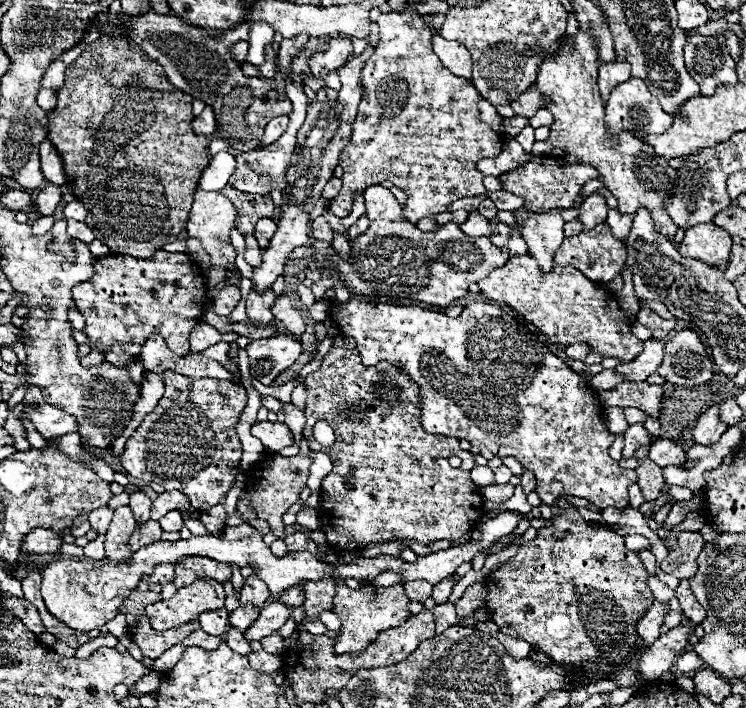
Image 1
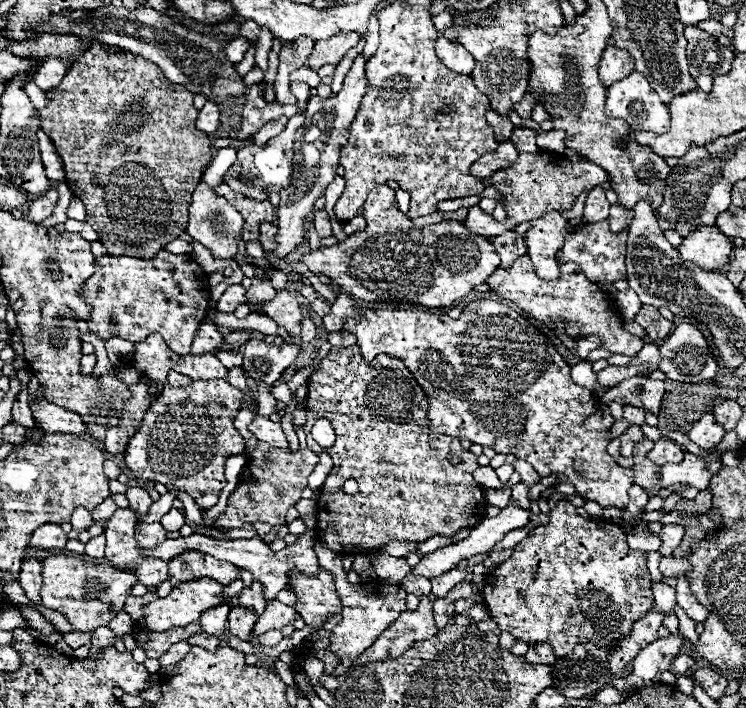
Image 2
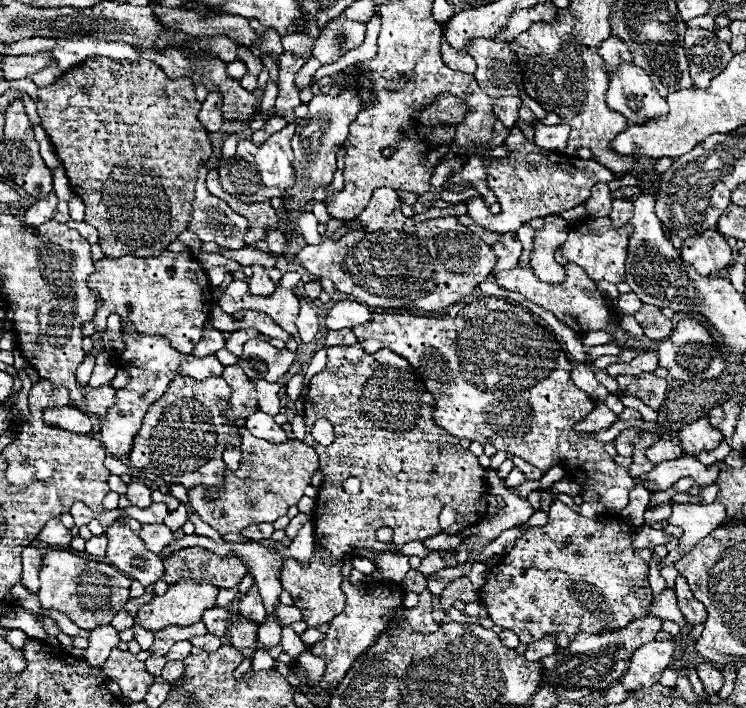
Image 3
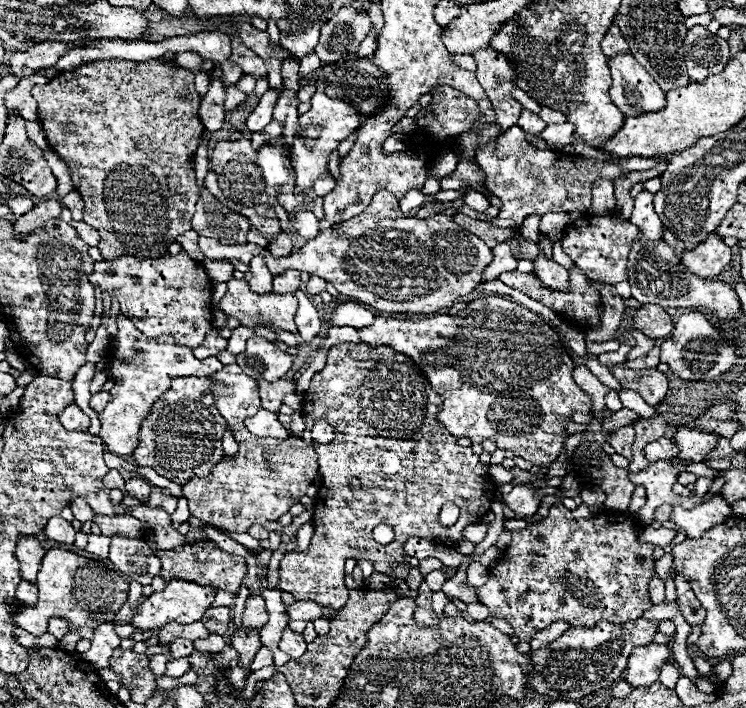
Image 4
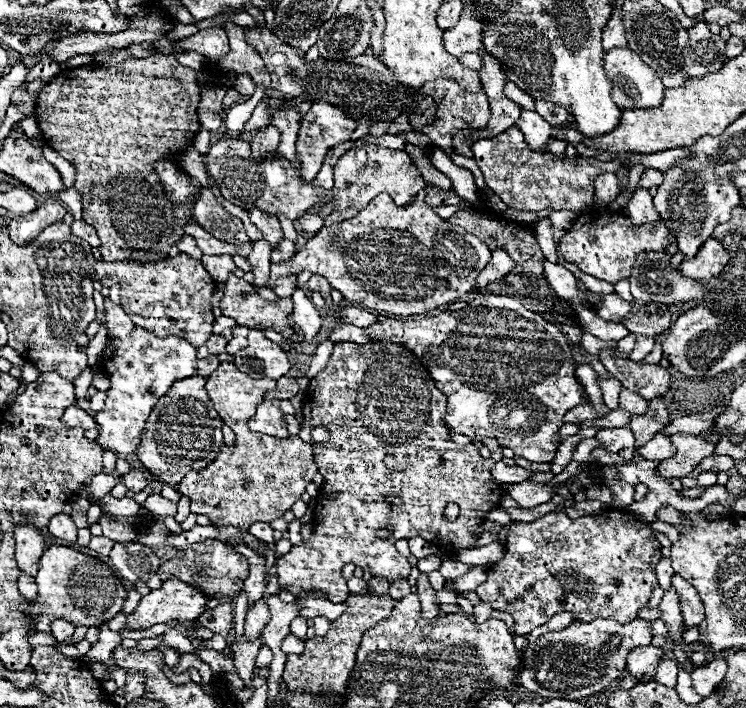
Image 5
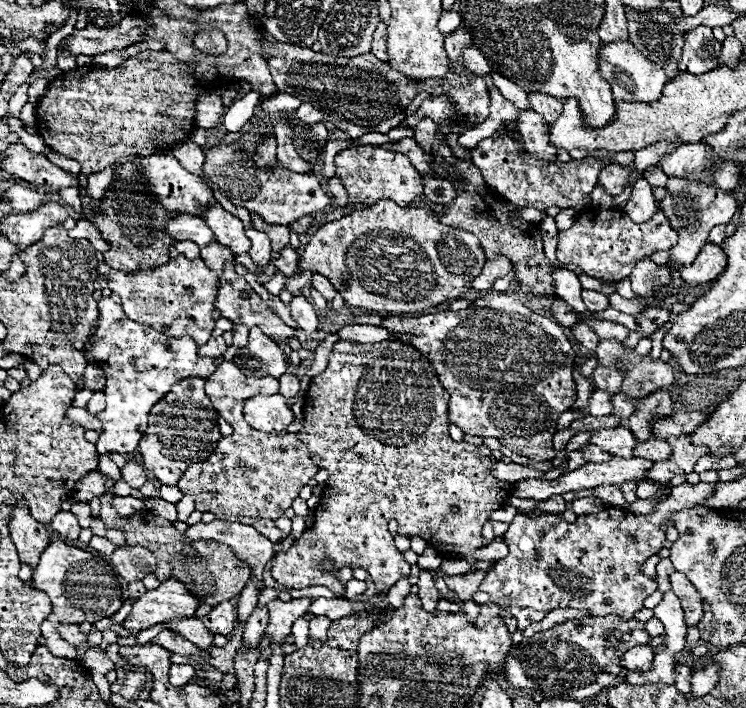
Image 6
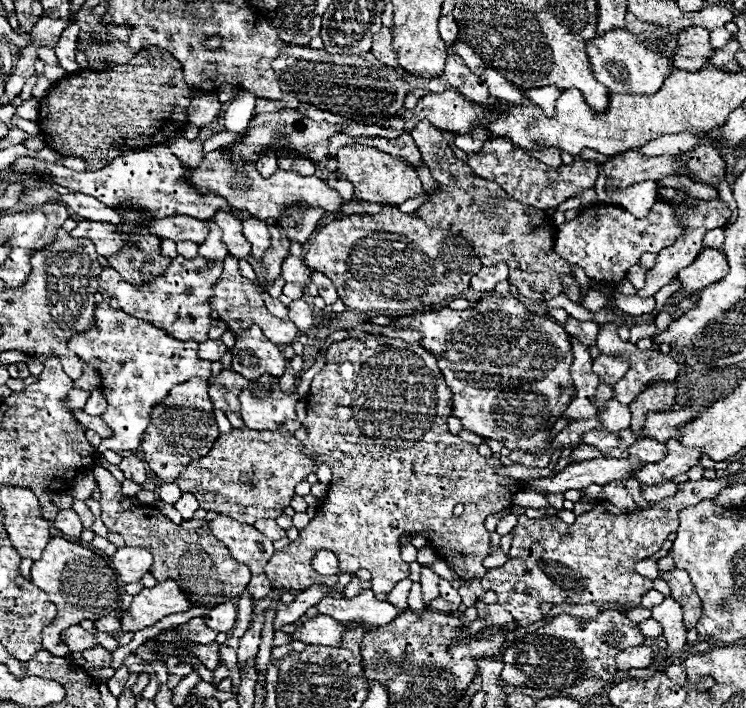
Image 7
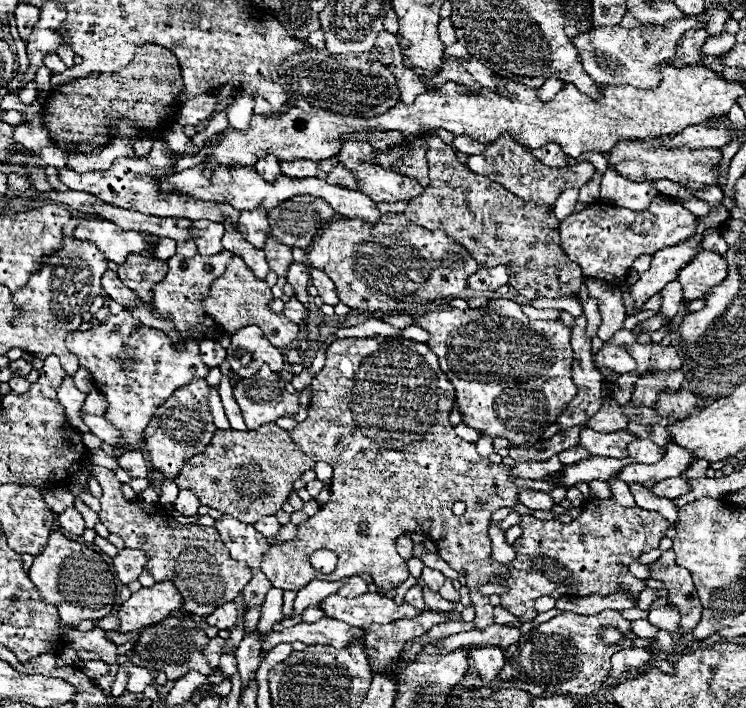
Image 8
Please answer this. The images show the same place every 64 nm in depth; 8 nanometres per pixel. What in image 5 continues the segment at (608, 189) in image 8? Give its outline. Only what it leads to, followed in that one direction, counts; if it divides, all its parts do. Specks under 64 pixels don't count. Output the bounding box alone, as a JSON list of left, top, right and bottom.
[628,188,660,224]

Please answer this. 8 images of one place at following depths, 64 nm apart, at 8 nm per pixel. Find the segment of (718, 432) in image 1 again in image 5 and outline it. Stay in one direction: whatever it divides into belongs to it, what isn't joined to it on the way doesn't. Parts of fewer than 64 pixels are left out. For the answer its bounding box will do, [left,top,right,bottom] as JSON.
[660,434,714,478]

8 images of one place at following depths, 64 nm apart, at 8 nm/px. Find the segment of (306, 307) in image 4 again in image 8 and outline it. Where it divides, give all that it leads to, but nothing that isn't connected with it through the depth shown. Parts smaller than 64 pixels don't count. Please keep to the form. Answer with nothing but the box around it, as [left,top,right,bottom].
[284,298,306,324]

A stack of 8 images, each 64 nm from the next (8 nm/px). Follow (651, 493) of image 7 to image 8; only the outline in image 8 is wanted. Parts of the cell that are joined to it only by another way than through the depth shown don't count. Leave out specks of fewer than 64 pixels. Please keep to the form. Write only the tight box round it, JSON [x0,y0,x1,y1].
[650,478,688,498]

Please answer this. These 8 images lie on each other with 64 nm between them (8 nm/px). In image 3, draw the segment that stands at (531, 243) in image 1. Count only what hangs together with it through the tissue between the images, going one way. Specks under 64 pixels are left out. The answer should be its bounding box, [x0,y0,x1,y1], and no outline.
[530,214,568,284]

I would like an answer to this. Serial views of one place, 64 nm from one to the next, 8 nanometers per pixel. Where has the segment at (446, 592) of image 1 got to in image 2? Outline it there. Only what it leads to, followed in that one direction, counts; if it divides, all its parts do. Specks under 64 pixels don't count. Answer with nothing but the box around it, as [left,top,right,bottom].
[432,570,470,598]

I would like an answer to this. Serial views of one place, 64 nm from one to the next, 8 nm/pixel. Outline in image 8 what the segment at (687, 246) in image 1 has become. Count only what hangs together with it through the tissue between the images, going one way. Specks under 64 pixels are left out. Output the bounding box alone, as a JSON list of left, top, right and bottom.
[678,252,728,300]

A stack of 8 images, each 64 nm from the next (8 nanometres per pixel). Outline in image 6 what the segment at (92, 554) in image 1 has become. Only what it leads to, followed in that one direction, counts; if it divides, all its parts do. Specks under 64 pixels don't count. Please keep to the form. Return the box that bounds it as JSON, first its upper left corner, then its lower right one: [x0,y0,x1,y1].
[88,536,114,556]

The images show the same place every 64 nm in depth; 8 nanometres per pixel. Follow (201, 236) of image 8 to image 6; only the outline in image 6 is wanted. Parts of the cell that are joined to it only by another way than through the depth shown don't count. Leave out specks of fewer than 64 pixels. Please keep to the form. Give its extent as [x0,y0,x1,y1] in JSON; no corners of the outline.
[200,242,234,276]

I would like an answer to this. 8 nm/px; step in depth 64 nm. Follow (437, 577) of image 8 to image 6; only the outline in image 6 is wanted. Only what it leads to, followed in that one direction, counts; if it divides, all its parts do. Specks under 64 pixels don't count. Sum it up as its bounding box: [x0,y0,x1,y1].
[418,570,440,614]

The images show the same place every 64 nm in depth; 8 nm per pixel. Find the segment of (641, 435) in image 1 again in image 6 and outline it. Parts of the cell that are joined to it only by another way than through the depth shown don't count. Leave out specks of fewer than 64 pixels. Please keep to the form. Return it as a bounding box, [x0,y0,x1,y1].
[590,428,636,458]

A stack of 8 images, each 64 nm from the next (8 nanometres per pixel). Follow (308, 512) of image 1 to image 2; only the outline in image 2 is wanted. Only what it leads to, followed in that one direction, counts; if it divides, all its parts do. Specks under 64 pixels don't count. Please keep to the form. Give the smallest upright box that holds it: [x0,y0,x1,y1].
[142,514,320,600]

